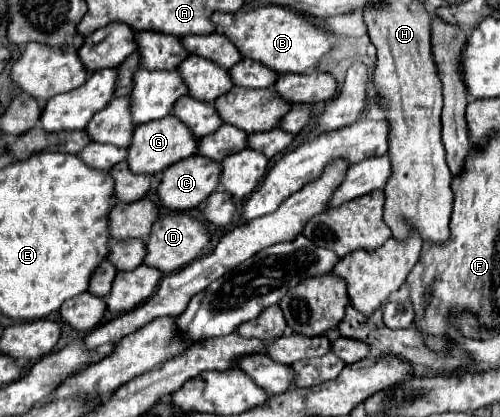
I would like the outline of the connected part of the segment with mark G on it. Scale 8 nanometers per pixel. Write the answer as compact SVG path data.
M168 115L166 119L148 121L148 123L134 127L134 137L128 147L126 161L128 161L132 173L156 175L156 173L162 173L172 163L194 155L196 147L198 147L198 139L192 135L192 131L182 121L178 121L174 115Z

